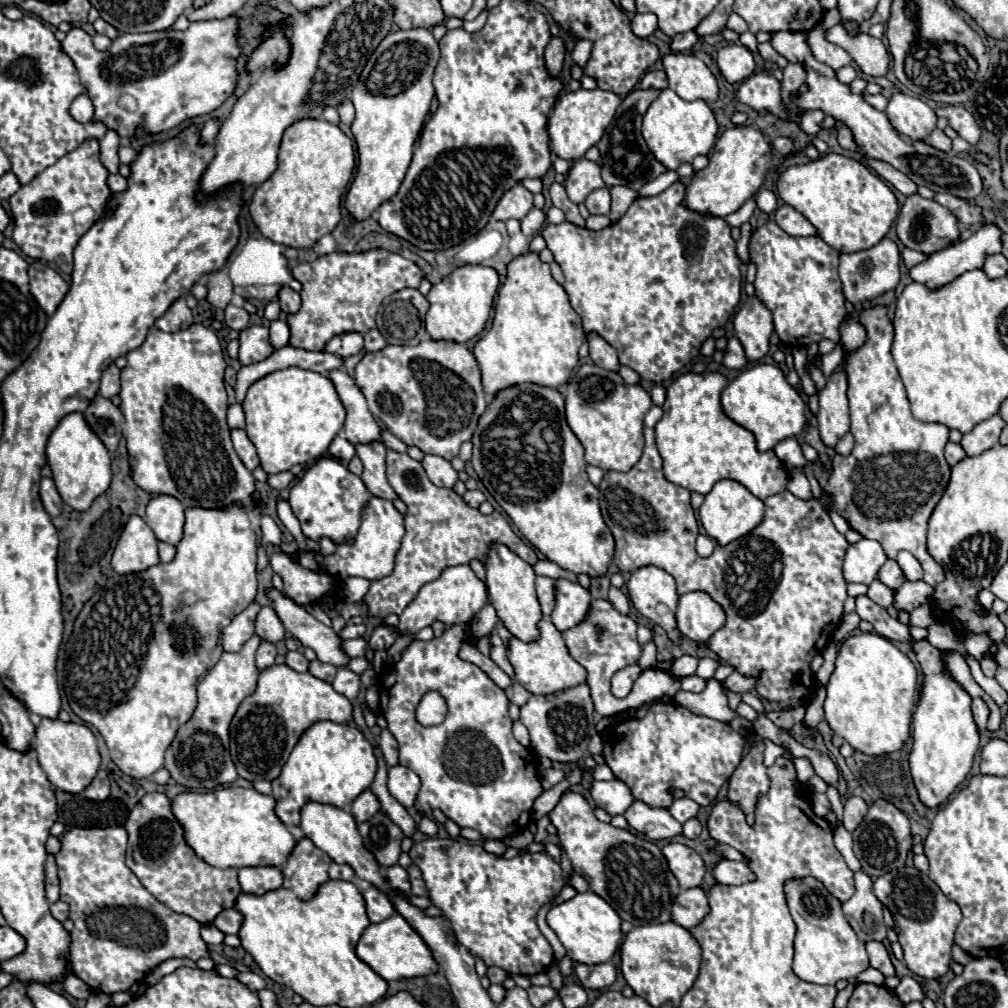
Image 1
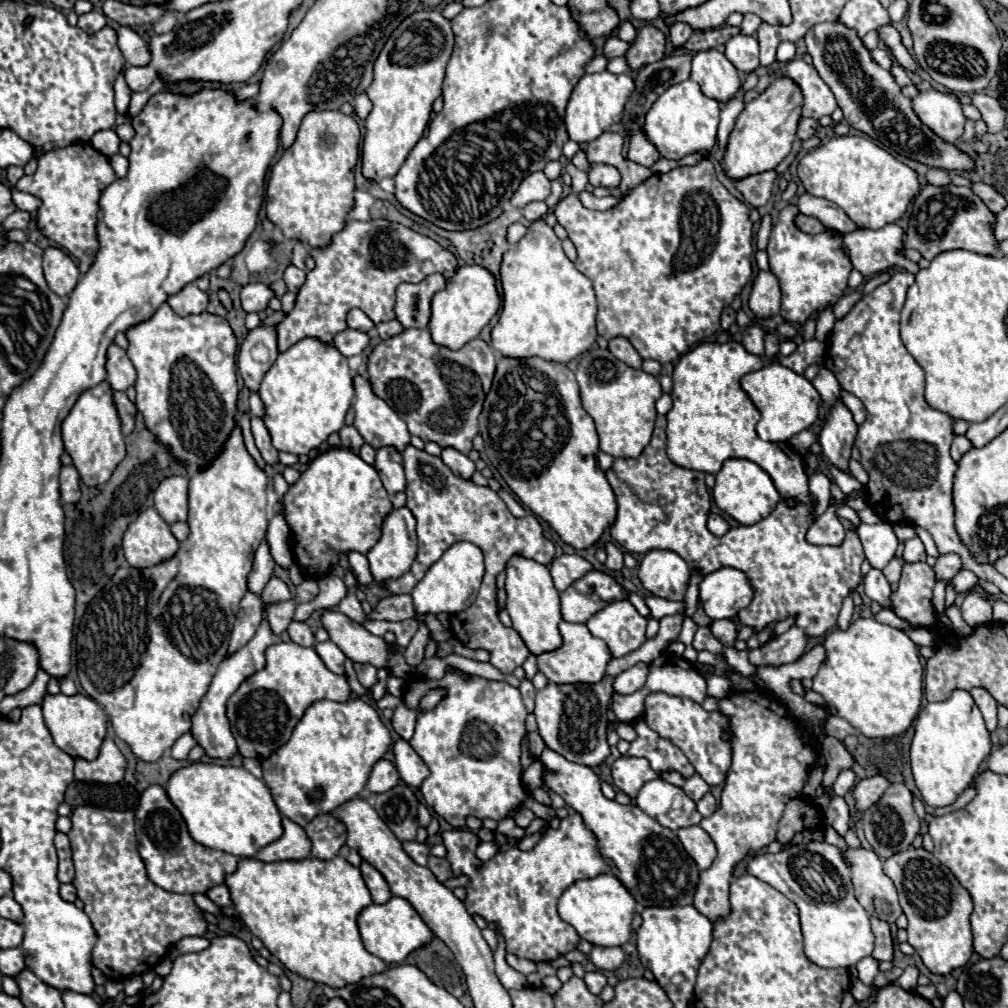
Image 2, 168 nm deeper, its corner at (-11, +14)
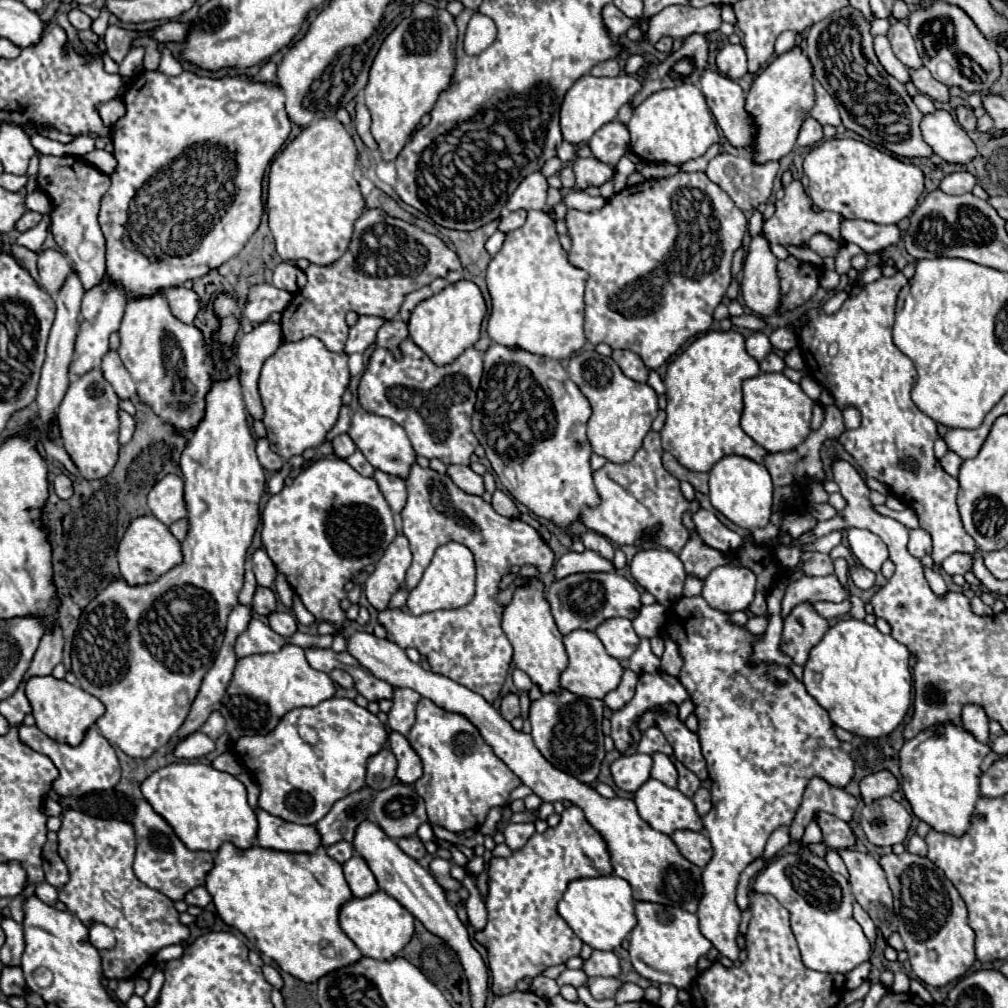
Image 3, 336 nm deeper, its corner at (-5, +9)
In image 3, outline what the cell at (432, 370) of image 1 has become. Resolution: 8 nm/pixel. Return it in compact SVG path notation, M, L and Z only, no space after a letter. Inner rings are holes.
M411 339L399 345L399 355L377 347L359 383L359 403L363 409L389 417L401 425L417 455L441 459L445 465L469 465L469 457L479 445L471 431L475 395L483 375L483 355L475 347L463 351L449 365L435 365Z

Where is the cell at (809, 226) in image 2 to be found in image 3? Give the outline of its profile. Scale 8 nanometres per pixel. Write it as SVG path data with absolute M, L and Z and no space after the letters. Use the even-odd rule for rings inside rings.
M791 181L785 187L785 197L781 201L775 201L775 213L773 217L769 217L763 225L763 235L769 243L779 243L779 245L801 245L807 243L811 239L813 233L823 231L827 235L831 235L833 239L841 239L839 237L839 223L841 223L841 215L831 213L831 211L821 211L821 213L813 213L811 211L811 199L803 193L803 187L799 181Z

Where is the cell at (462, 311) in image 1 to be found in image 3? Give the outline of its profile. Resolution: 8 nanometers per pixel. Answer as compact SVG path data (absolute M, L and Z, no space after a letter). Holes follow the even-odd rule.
M461 279L457 283L447 285L441 293L421 301L415 307L409 319L409 337L431 357L433 363L447 365L455 361L467 347L475 345L485 315L487 305L479 287L473 281Z

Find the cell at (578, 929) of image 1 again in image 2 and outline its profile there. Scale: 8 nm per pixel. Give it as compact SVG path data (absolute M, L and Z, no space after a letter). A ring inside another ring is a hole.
M601 874L591 880L577 880L559 898L559 916L571 924L579 936L595 946L623 946L631 938L635 898L615 874Z

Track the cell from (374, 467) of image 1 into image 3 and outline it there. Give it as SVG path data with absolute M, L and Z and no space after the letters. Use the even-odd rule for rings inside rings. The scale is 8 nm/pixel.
M375 471L373 479L377 481L385 501L389 503L389 507L399 513L403 507L405 507L405 501L407 501L407 489L405 489L405 481L401 477L395 477L395 475L389 475L389 473L383 473L383 471Z

